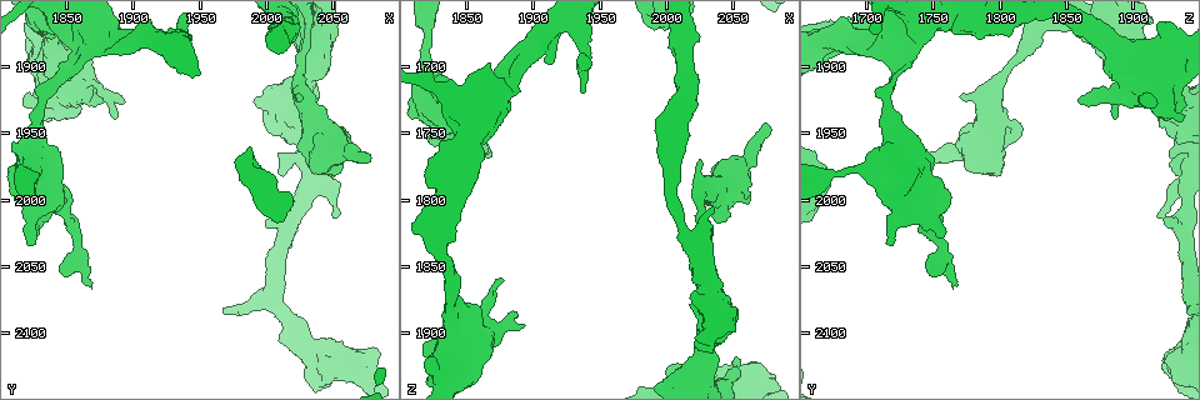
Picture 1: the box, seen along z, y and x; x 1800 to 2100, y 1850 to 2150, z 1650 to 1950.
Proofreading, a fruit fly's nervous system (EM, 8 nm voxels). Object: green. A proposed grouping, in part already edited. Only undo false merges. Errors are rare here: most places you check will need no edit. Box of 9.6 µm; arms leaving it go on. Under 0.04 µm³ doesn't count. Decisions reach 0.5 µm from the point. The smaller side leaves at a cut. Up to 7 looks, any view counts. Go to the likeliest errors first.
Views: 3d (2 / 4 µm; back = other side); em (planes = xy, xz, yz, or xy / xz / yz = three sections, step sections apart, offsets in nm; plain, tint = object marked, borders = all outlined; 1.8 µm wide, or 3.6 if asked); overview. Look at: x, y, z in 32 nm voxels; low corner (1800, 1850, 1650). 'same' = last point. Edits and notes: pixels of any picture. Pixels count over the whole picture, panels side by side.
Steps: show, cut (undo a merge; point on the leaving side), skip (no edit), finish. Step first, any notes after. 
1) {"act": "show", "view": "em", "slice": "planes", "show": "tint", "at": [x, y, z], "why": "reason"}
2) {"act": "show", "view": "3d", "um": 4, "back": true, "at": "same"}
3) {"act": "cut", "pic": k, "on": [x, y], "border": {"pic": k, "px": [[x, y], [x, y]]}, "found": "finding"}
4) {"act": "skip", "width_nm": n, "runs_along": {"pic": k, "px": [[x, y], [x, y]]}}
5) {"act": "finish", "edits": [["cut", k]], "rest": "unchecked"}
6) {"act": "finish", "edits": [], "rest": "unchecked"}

{"act": "show", "view": "em", "um": 3.6, "slice": "planes", "show": "tint", "at": [1864, 1878, 1728], "why": "calibre changes"}

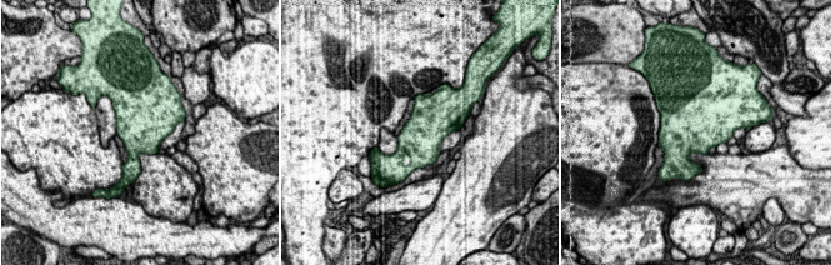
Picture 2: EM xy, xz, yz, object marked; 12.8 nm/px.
{"act": "skip", "found": "one neuron here"}

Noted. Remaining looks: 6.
{"act": "show", "view": "3d", "um": 4, "back": true, "at": [1904, 1880, 1682]}

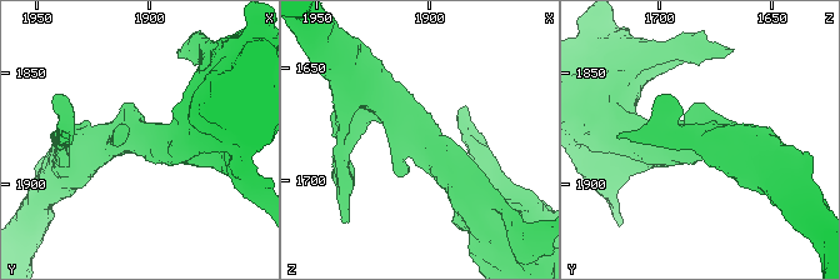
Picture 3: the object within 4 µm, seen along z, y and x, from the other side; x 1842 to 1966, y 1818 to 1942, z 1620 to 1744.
{"act": "show", "view": "em", "um": 3.6, "slice": "planes", "show": "plain", "at": [1904, 1879, 1682], "why": "need the tissue"}

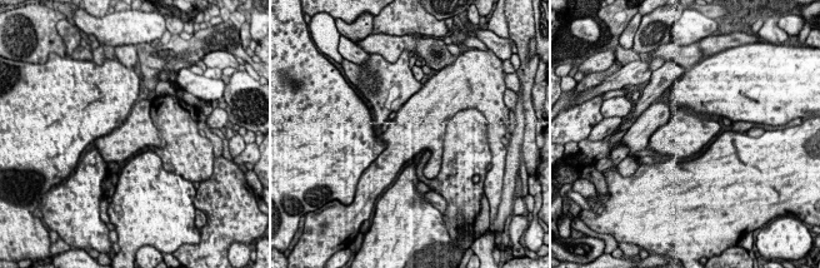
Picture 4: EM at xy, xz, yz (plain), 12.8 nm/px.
{"act": "show", "view": "em", "um": 3.6, "slice": "planes", "show": "borders", "at": "same"}

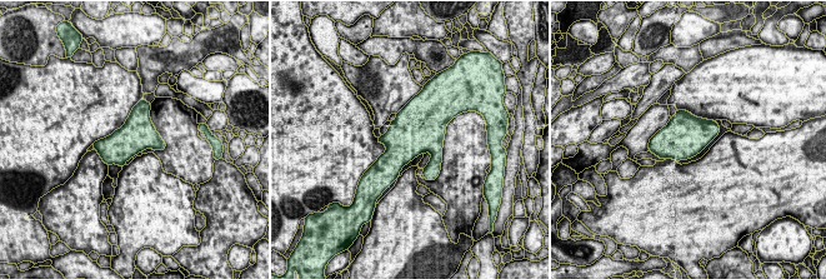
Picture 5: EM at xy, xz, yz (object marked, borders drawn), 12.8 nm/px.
{"act": "skip", "found": "one neuron here"}

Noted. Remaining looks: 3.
{"act": "show", "view": "em", "um": 3.6, "slice": "xy", "step": 16, "show": "tint", "at": [2024, 1926, 1932], "why": "sudden change in width"}

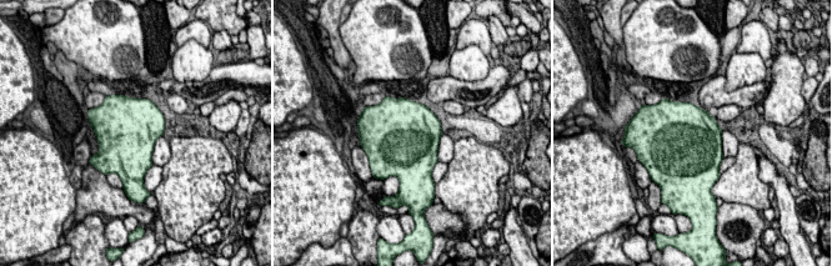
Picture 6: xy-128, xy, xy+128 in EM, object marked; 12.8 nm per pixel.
{"act": "show", "view": "em", "um": 3.6, "slice": "planes", "show": "tint", "at": "same"}

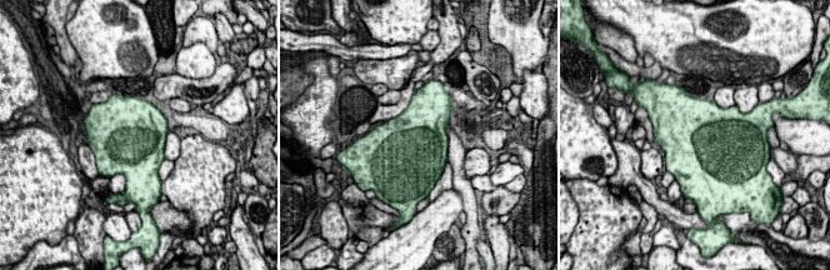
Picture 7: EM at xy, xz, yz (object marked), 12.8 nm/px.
{"act": "skip", "found": "all the same neuron"}

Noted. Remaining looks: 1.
{"act": "finish", "edits": [], "rest": "unchecked"}

